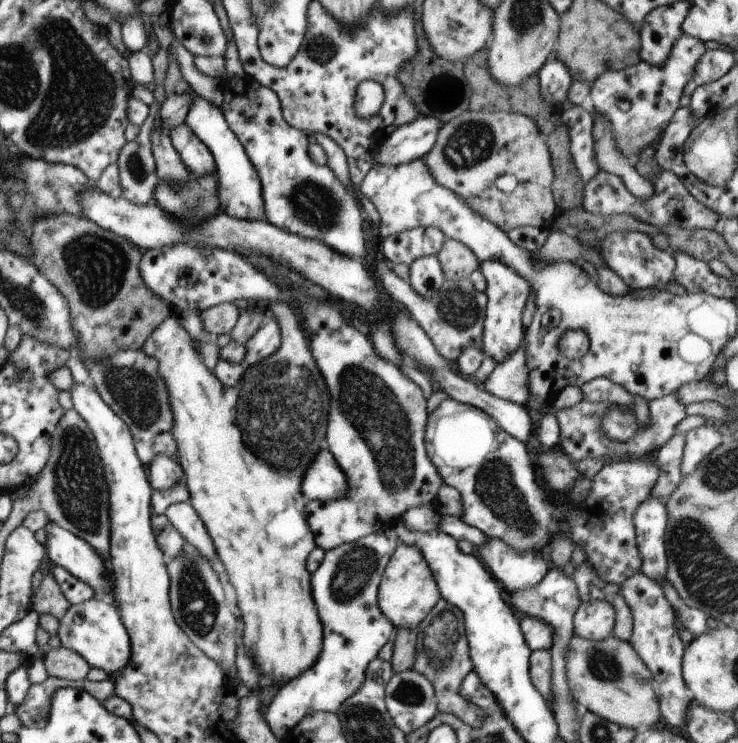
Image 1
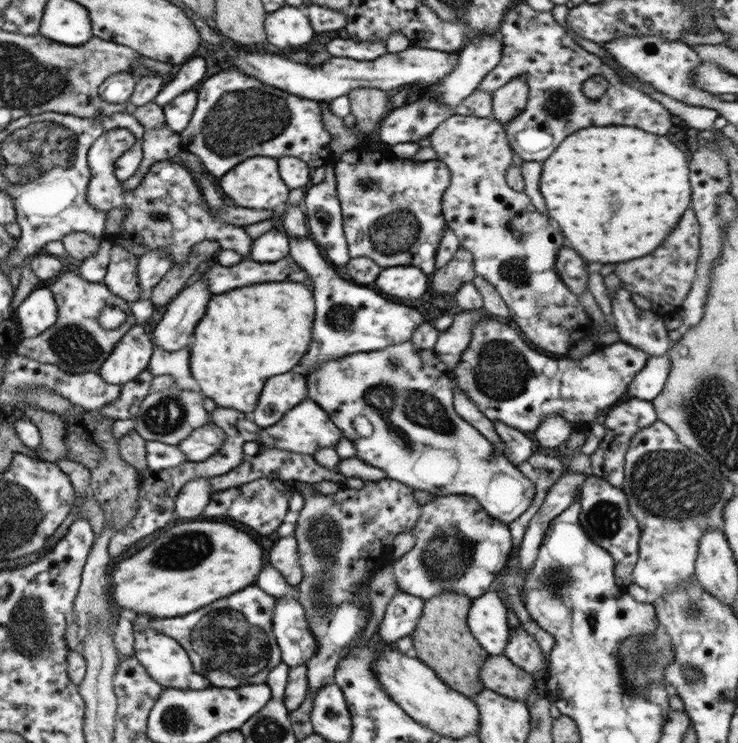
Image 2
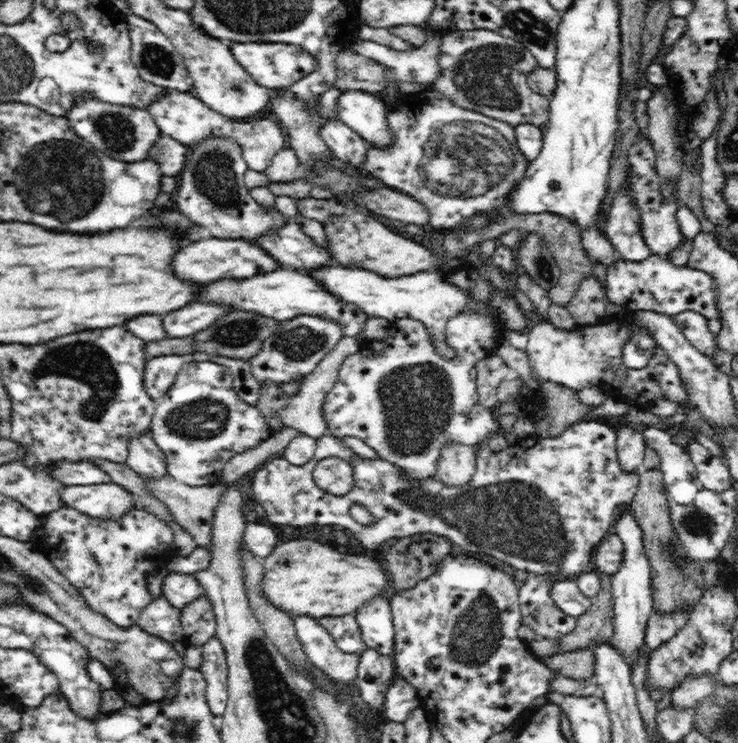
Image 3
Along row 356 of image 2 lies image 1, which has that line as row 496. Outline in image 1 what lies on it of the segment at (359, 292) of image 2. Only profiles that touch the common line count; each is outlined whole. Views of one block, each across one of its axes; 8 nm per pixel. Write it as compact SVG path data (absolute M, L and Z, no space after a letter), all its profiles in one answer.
M319 450L303 474L301 494L305 500L337 500L347 492L347 478L329 450Z

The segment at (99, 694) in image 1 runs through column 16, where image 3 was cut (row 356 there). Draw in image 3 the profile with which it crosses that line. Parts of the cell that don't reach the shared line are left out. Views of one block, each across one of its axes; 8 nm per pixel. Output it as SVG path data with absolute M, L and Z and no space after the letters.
M682 312L682 314L674 316L674 320L676 320L676 326L682 330L682 336L694 348L698 348L710 360L714 360L714 352L718 348L718 340L708 328L710 320L706 320L702 314L696 314L696 312Z

